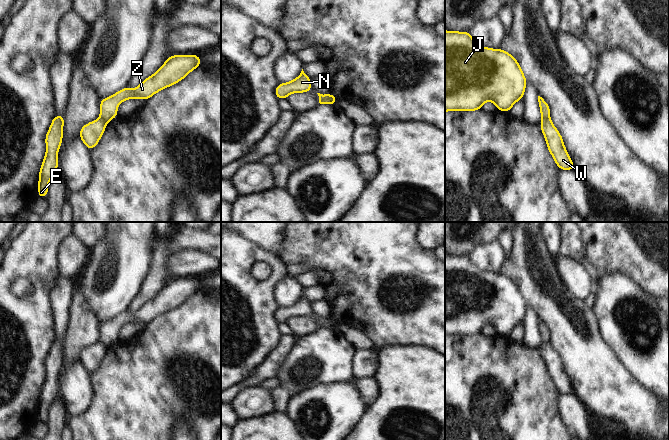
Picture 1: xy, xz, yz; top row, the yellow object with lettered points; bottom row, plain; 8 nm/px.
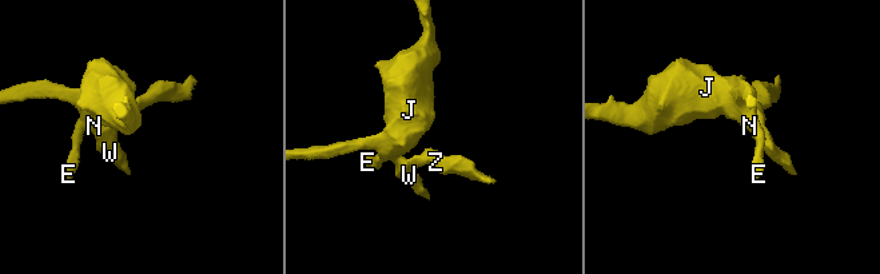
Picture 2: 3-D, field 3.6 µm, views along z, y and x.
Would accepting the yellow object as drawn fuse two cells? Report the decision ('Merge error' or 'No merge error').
Merge error.

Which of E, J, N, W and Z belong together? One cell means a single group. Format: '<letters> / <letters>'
E J N W / Z

